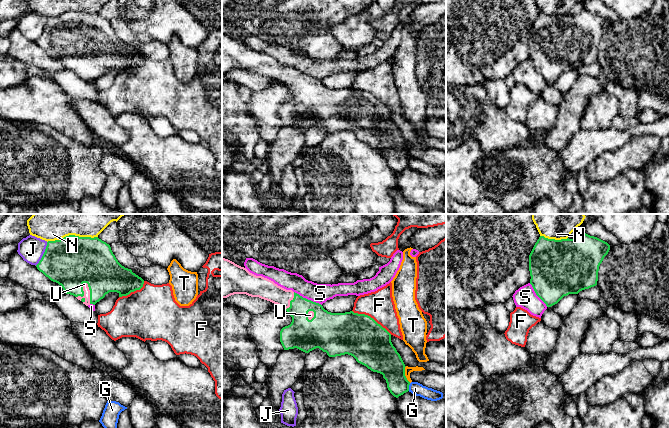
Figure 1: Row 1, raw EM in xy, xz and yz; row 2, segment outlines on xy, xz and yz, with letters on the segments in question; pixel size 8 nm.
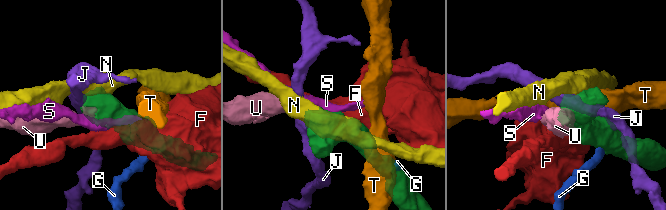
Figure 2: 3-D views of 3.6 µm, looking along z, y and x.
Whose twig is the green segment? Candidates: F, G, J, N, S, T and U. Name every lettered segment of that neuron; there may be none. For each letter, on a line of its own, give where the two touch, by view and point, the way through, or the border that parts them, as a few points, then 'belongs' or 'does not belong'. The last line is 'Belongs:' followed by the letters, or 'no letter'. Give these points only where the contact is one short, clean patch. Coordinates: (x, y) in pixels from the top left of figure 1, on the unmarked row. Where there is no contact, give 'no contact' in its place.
F: meets green in xz at (372, 94); does not belong
G: meets green in xz at (408, 163); does not belong
J: meets green in xy at (43, 30); does not belong
N: meets green in xy at (72, 11); does not belong
S: meets green in xz at (307, 75); border along xz (294, 67), (321, 81); does not belong
T: meets green in xz at (404, 150); border along xz (405, 142), (405, 153), (410, 158); does not belong
U: meets green in xy at (90, 68); belongs
Belongs: U

